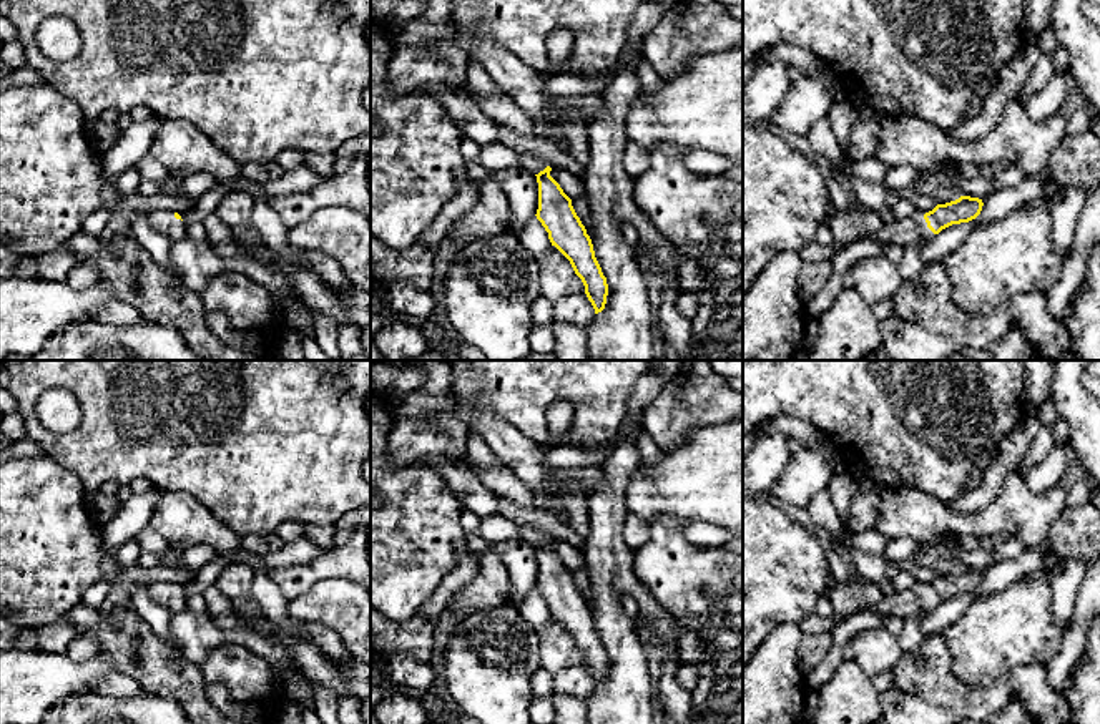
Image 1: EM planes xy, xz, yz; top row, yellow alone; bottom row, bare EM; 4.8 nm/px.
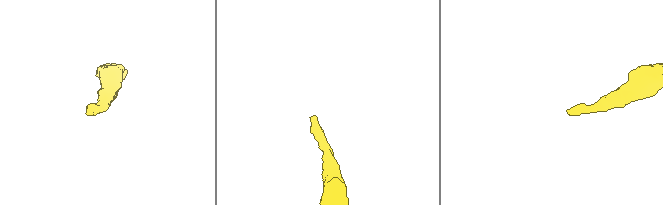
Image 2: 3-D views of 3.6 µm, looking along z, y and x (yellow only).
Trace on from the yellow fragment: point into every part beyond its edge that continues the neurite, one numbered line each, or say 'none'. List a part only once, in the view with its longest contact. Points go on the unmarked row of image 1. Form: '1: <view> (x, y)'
1: yz (911, 601)

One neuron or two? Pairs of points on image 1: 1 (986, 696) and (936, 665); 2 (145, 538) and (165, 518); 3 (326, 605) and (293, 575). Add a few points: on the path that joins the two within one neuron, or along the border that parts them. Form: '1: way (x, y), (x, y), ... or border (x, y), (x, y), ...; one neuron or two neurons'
1: way (972, 696), (961, 696), (942, 678); one neuron
2: border (150, 525), (170, 547); two neurons
3: border (348, 580), (321, 580), (288, 601); two neurons

